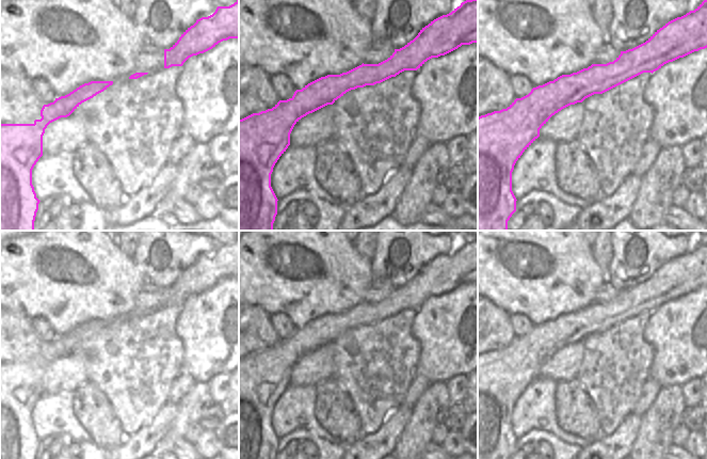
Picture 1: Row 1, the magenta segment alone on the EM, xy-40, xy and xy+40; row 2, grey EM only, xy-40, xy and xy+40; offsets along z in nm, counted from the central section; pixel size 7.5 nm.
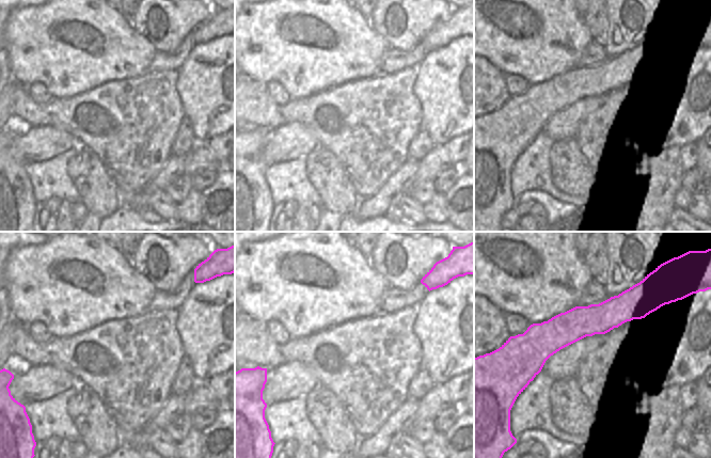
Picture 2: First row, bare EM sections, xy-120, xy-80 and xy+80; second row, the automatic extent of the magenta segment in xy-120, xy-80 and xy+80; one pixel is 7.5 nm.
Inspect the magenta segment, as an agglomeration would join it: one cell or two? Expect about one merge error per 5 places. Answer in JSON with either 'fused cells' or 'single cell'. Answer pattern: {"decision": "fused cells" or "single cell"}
{"decision": "single cell"}

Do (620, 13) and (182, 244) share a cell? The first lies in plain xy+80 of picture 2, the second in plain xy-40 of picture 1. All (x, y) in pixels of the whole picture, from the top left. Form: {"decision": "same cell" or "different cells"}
{"decision": "same cell"}

